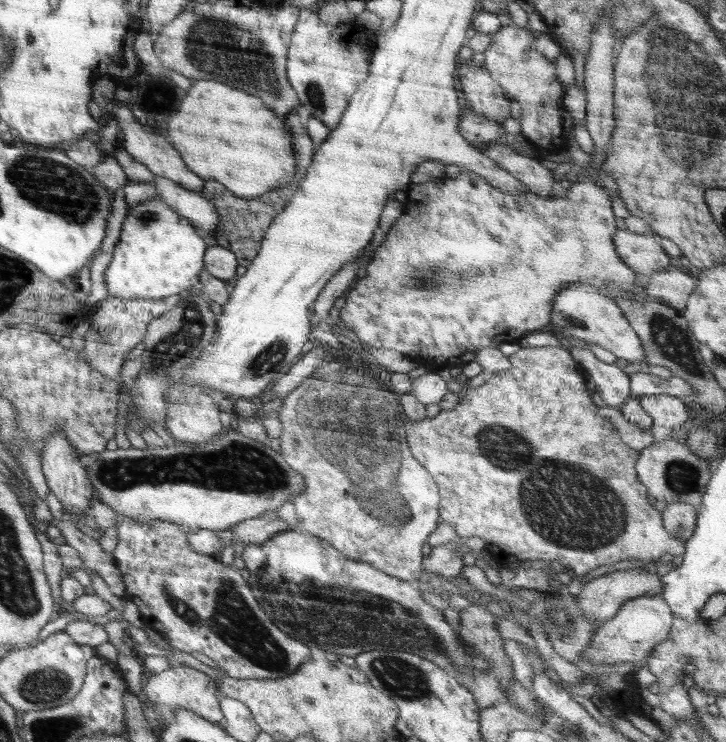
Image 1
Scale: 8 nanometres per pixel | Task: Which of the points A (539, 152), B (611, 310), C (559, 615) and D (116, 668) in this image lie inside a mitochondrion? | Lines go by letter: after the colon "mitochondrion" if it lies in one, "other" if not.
A: other
B: other
C: mitochondrion
D: other

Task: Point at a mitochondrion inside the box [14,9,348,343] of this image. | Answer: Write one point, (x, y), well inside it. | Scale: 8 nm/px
(210, 39)

